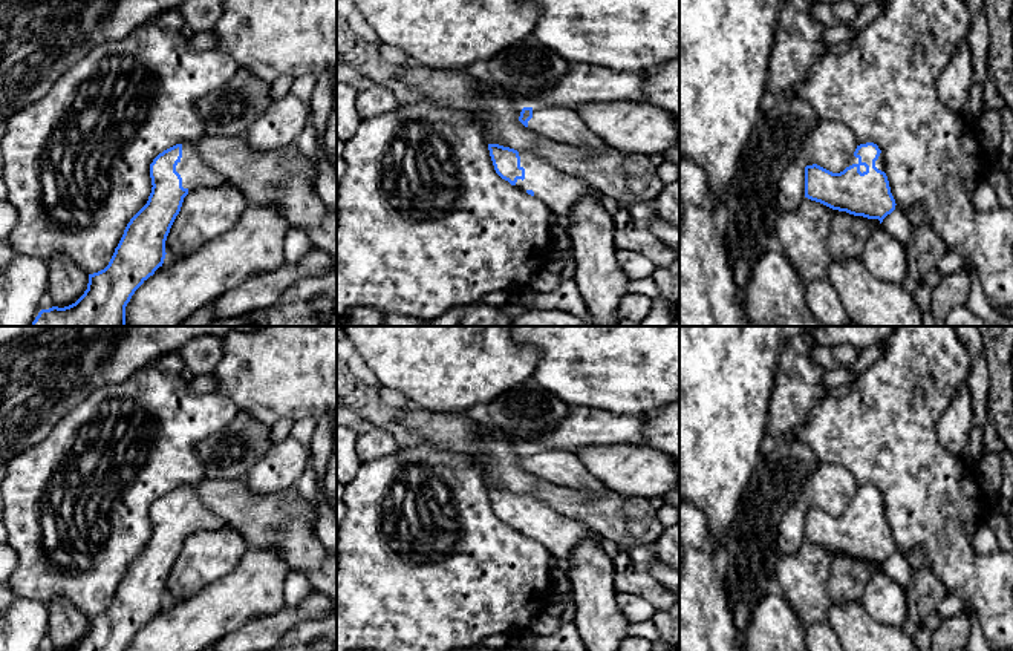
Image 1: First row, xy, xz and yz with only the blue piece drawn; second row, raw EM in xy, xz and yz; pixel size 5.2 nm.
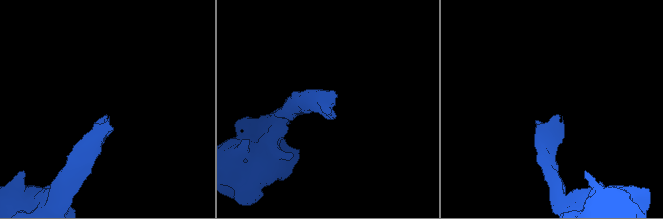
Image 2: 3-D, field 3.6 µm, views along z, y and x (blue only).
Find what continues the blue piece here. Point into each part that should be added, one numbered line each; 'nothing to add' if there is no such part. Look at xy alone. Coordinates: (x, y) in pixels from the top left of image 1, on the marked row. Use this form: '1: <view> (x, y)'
1: xy (196, 173)

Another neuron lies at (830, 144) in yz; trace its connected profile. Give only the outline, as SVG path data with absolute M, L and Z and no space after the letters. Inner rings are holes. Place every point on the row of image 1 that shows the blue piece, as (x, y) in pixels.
M820 119L805 136L796 162L805 167L817 164L832 173L840 173L857 146L854 133L843 123Z

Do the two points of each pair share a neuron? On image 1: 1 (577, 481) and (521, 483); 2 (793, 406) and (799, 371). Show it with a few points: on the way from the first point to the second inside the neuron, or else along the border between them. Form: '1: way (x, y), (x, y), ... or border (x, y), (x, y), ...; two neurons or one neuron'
1: border (543, 478), (585, 493); two neurons
2: way (793, 397), (799, 380); one neuron

